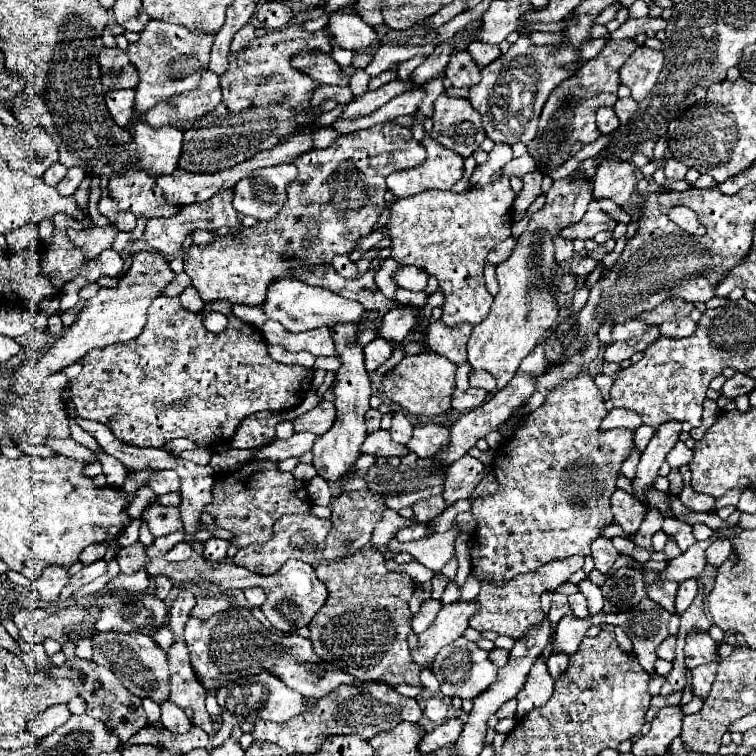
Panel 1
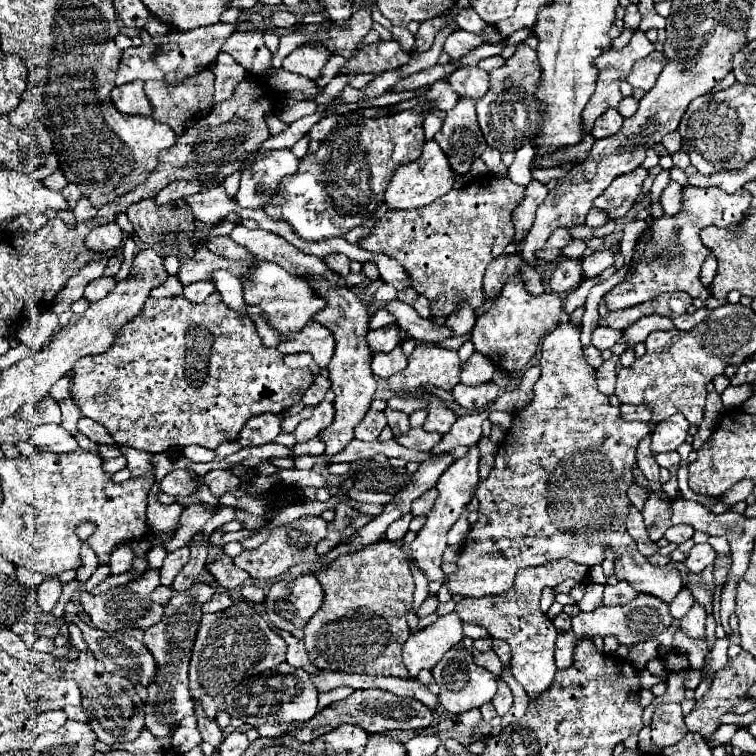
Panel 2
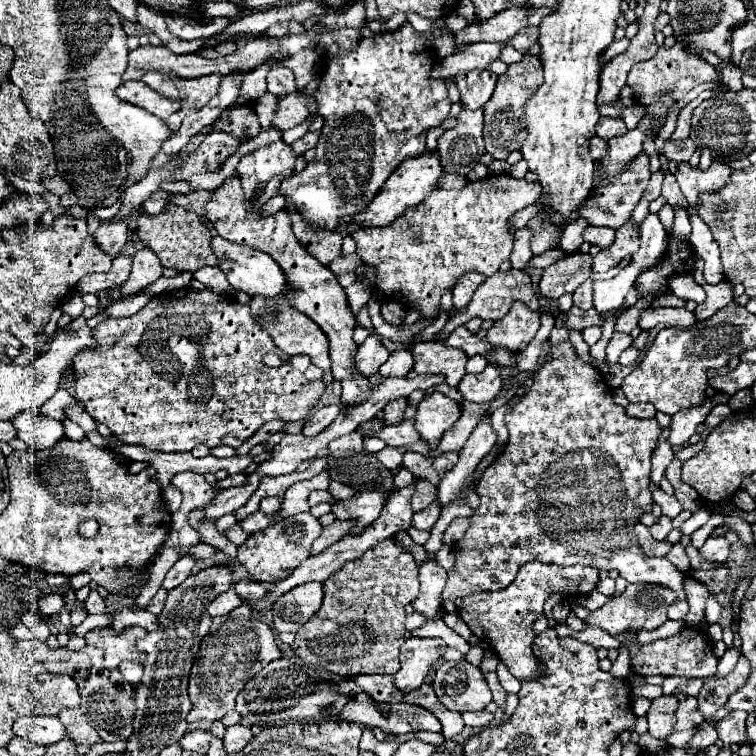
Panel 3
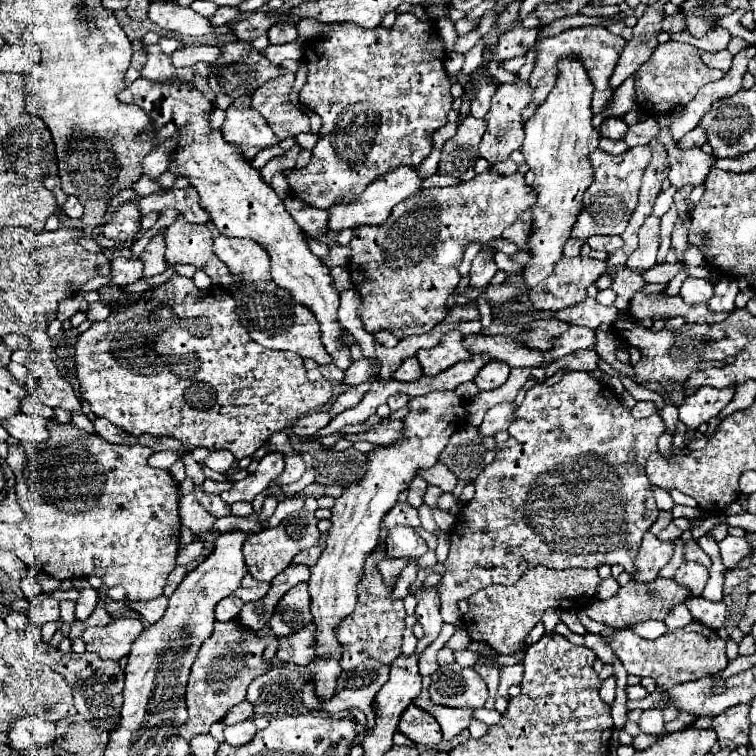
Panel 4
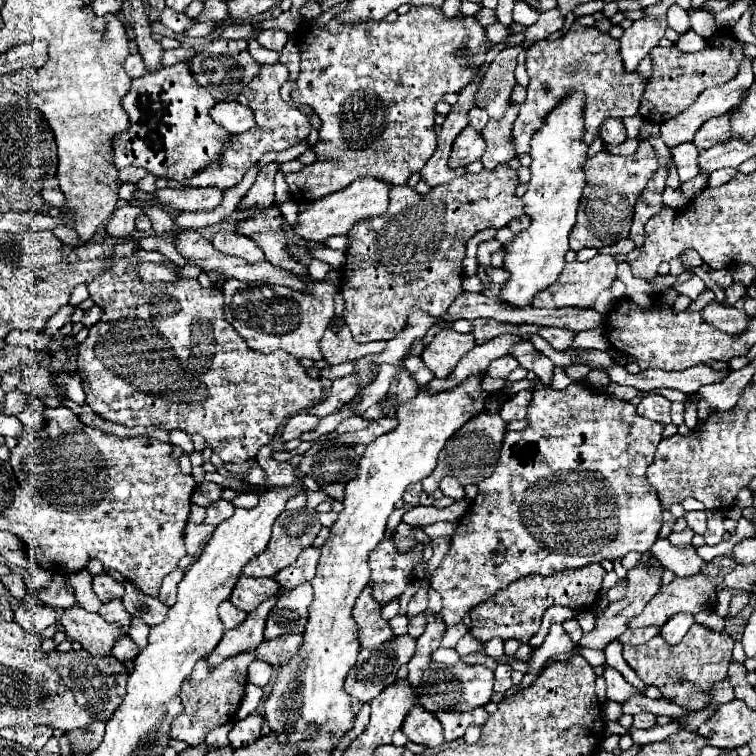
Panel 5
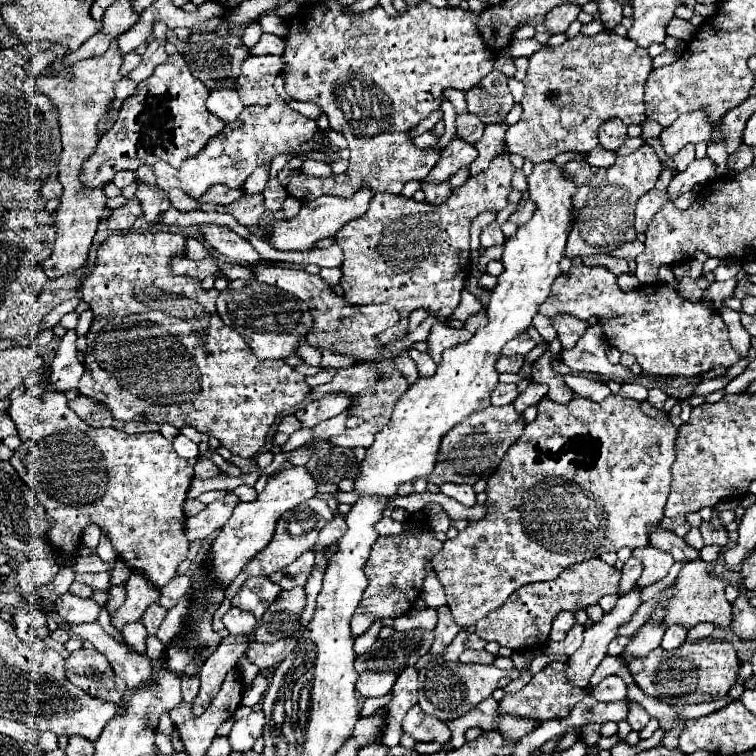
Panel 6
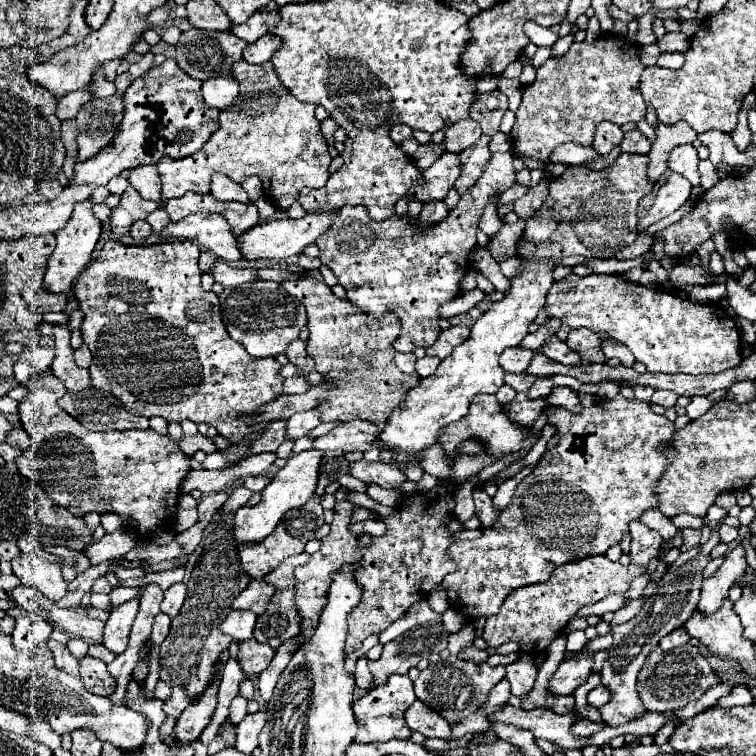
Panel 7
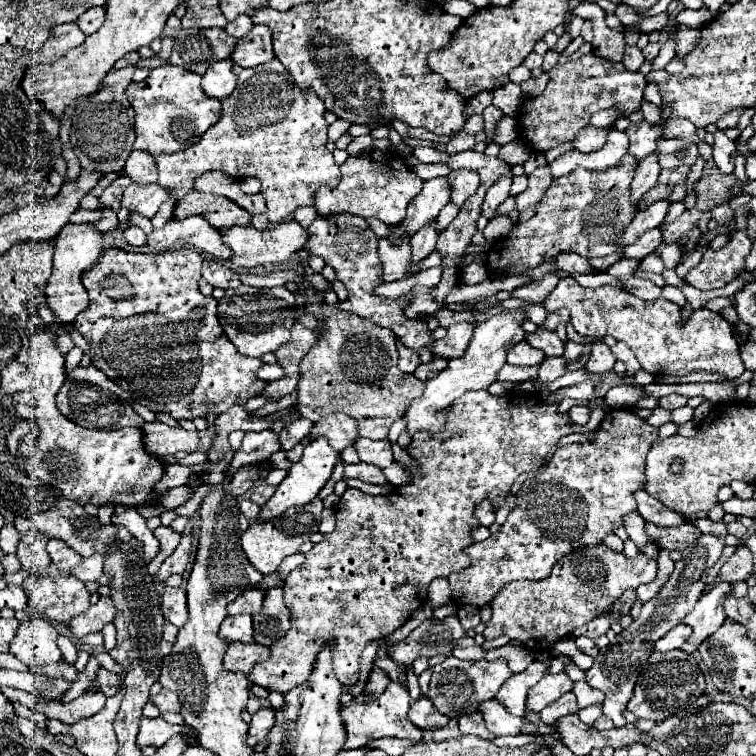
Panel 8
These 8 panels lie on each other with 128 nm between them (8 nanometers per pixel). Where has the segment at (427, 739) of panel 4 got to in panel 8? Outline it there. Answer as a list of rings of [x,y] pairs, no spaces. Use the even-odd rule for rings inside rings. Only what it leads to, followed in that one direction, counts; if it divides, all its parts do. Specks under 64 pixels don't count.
[[[424,696],[414,706],[410,706],[408,718],[412,720],[412,724],[416,724],[422,730],[444,728],[448,724],[448,720],[450,720],[448,716],[438,712],[438,708],[428,698],[424,698]]]

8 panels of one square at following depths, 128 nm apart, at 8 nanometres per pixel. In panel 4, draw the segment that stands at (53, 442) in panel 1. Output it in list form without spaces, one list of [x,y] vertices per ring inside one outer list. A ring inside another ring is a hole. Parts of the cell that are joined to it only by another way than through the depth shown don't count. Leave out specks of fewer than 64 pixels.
[[[18,412],[4,420],[4,428],[12,438],[20,442],[44,442],[50,436],[46,418],[34,418],[24,412]]]

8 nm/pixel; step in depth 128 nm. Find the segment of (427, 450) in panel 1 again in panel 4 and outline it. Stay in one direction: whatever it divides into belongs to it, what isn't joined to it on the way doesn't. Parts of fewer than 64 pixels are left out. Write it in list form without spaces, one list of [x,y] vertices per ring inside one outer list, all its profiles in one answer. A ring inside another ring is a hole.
[[[392,420],[392,422],[384,422],[384,424],[378,424],[362,434],[346,434],[344,438],[346,440],[352,440],[352,442],[358,442],[358,440],[366,440],[366,442],[372,442],[372,444],[392,444],[400,438],[402,434],[402,420]]]

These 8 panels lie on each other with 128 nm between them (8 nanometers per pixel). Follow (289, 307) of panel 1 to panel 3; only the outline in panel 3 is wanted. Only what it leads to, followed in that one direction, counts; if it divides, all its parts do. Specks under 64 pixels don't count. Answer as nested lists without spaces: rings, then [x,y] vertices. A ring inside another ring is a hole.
[[[220,236],[212,238],[212,250],[220,262],[222,272],[226,274],[228,282],[232,284],[232,288],[242,290],[246,294],[260,294],[260,296],[266,296],[272,300],[286,298],[286,294],[284,294],[284,288],[286,288],[284,272],[268,254],[254,250],[254,248],[248,248],[248,246],[242,246],[242,244],[232,244]]]

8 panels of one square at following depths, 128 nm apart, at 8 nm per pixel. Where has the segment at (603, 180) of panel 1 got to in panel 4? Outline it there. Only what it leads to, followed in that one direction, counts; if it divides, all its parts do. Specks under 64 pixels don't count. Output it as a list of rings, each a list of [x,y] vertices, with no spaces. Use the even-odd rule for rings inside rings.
[[[636,146],[630,148],[628,152],[620,154],[620,156],[612,156],[612,154],[602,154],[598,158],[598,150],[592,152],[590,156],[590,164],[594,168],[592,186],[584,192],[584,206],[582,212],[572,228],[572,238],[582,238],[588,240],[590,236],[614,236],[614,234],[622,234],[630,214],[634,212],[636,204],[638,204],[638,190],[640,190],[640,182],[642,182],[642,174],[644,168],[648,166],[650,160],[650,148],[648,146]]]

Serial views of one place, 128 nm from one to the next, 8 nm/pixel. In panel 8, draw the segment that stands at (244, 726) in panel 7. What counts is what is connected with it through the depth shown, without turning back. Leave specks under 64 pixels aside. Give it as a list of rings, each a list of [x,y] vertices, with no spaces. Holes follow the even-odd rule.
[[[260,708],[256,714],[252,714],[250,730],[248,730],[248,744],[256,746],[258,742],[264,742],[266,734],[274,726],[274,710],[272,708]]]

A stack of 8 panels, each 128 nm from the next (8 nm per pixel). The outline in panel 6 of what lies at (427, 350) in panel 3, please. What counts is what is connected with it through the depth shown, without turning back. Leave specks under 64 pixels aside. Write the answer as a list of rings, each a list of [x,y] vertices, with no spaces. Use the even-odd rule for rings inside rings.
[[[434,324],[434,326],[432,326],[432,332],[430,332],[428,340],[426,340],[426,342],[428,342],[428,354],[432,356],[434,362],[440,362],[442,352],[444,352],[446,348],[452,348],[452,346],[456,346],[456,344],[462,344],[462,342],[466,342],[470,336],[472,336],[472,332],[468,332],[466,328],[456,330],[456,328],[452,328],[452,326],[448,326],[448,324]]]

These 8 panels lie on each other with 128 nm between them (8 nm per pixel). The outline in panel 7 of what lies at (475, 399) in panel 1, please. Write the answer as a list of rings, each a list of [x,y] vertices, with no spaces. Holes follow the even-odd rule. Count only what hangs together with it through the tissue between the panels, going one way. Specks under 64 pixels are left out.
[[[512,346],[512,348],[506,348],[506,352],[500,356],[500,366],[504,368],[504,372],[520,374],[528,368],[532,358],[534,358],[532,350],[522,346]]]

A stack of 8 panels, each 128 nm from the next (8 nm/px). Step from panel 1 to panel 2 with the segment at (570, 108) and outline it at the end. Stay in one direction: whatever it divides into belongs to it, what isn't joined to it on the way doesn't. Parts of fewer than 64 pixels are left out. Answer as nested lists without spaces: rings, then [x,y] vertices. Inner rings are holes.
[[[636,30],[632,42],[626,48],[622,50],[610,48],[596,60],[596,68],[600,70],[600,74],[598,74],[596,92],[592,94],[584,110],[584,132],[590,132],[596,118],[602,116],[608,108],[618,108],[622,100],[620,82],[628,78],[628,72],[638,58],[646,58],[652,52],[654,52],[654,44],[646,38],[642,30]]]

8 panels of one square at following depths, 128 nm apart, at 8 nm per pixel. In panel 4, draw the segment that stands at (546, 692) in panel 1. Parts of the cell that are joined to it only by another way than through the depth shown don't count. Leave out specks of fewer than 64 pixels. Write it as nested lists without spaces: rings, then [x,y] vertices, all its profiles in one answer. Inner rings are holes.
[[[536,566],[524,572],[522,578],[512,586],[490,586],[476,592],[468,600],[470,610],[464,616],[464,626],[474,642],[484,642],[494,650],[498,650],[500,654],[512,654],[524,648],[526,634],[542,620],[542,614],[548,608],[562,608],[562,610],[586,608],[594,598],[598,584],[600,584],[598,570],[582,570],[582,568],[550,570],[544,566]]]

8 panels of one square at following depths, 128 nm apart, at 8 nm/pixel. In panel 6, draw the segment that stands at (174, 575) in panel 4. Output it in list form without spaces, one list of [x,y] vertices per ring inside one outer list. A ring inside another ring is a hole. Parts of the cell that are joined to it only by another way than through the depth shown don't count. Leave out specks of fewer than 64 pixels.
[[[184,574],[174,576],[174,578],[160,590],[160,600],[158,600],[158,604],[164,606],[166,610],[174,608],[174,606],[178,604],[178,600],[188,592],[188,588],[190,588],[190,578],[188,578],[188,576],[184,576]]]

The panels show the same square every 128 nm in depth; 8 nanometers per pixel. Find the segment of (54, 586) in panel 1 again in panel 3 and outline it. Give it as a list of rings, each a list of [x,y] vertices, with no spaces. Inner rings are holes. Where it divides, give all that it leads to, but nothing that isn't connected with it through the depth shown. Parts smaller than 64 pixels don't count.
[[[48,594],[48,596],[40,598],[40,600],[38,600],[40,614],[44,614],[44,616],[54,616],[54,614],[58,614],[58,612],[62,610],[62,608],[60,608],[60,600],[62,600],[60,594]]]

